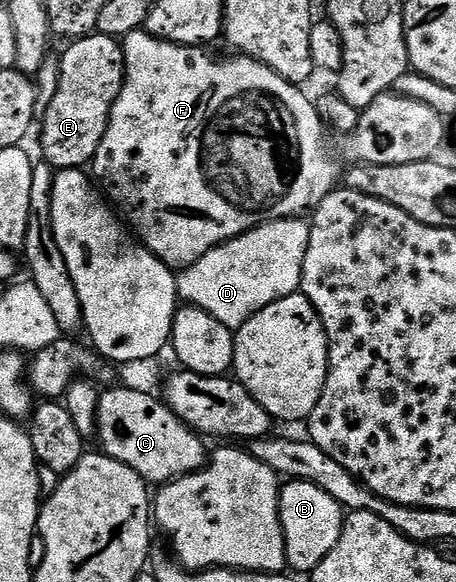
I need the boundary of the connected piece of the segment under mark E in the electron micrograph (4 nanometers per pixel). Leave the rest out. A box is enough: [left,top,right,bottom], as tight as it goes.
[40,33,124,169]

